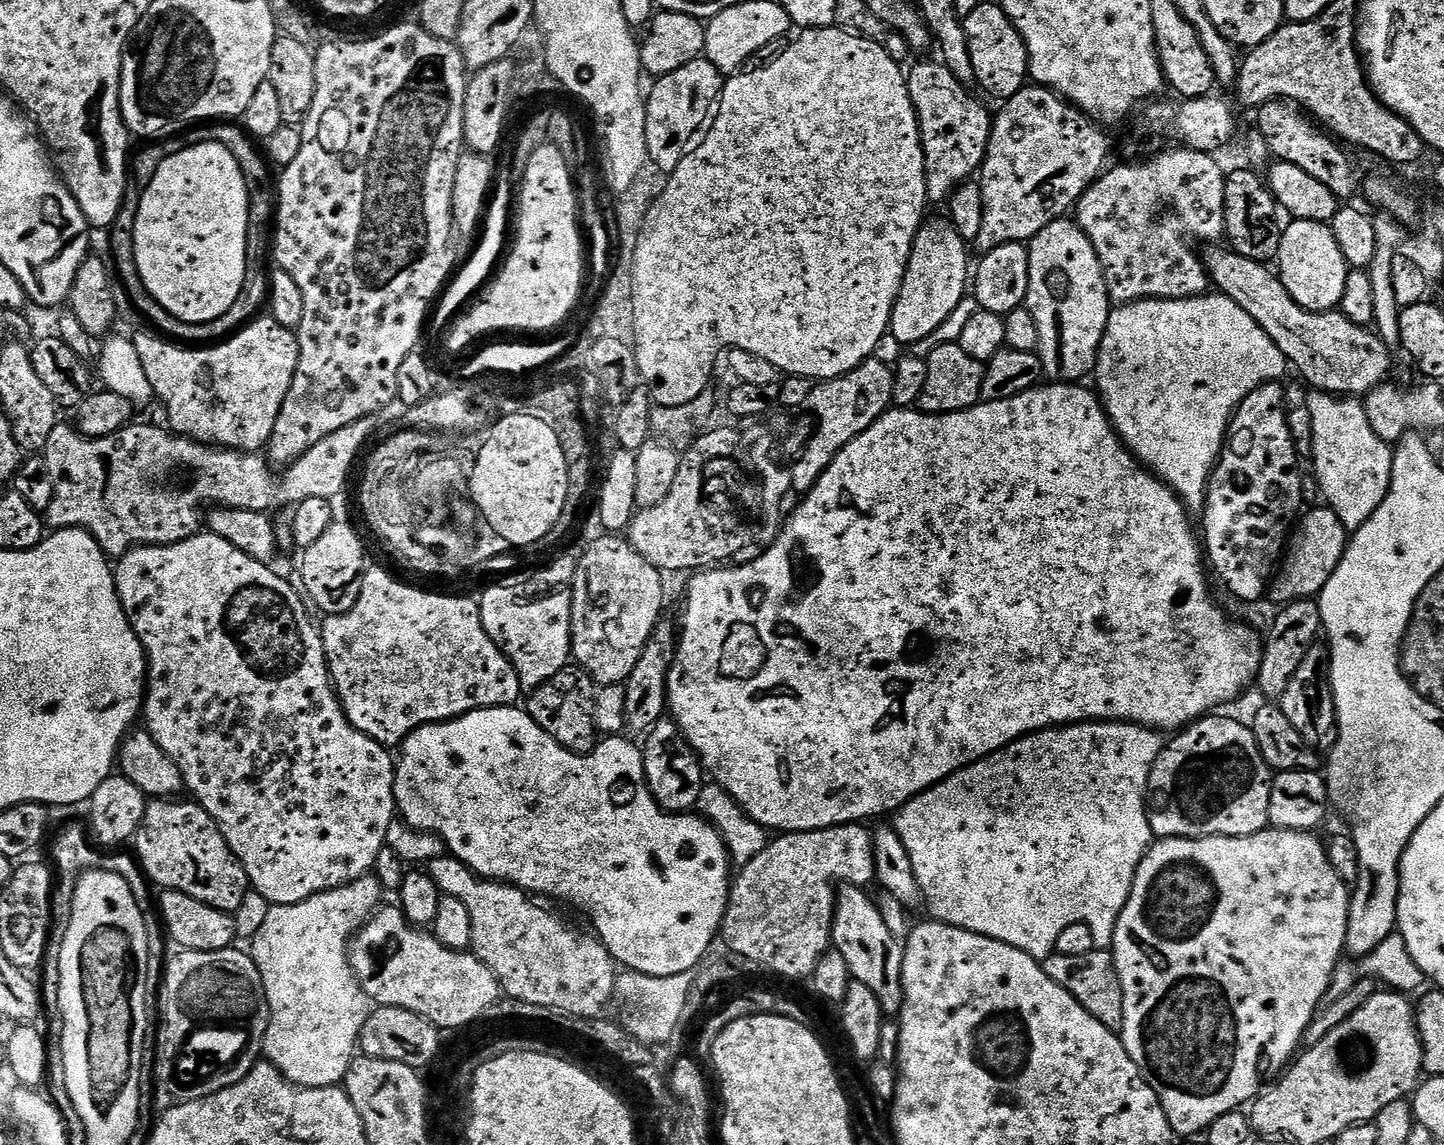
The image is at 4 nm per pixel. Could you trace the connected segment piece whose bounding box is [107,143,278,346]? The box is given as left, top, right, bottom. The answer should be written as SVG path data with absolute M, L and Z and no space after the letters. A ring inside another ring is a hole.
M255 143L248 144L244 148L244 156L239 157L239 162L241 168L244 170L244 181L248 187L249 193L254 197L254 206L249 207L248 210L248 233L246 234L246 278L242 282L242 290L238 294L238 298L234 302L234 306L230 306L230 310L226 310L226 314L222 314L217 318L217 320L211 320L205 324L187 324L182 322L178 318L174 318L170 315L164 307L153 298L152 295L146 290L146 286L142 282L142 278L138 274L138 266L136 265L136 255L134 254L134 224L113 224L110 231L107 233L108 240L112 243L112 256L111 259L114 261L114 272L118 277L119 283L122 285L124 283L124 288L128 291L128 296L130 299L136 303L136 308L145 316L148 320L153 320L157 324L155 327L159 329L165 337L175 338L180 342L192 342L188 340L197 340L195 343L200 346L207 345L209 342L220 342L225 338L233 335L237 330L244 327L245 324L249 323L261 311L260 307L265 307L266 301L270 296L270 268L267 268L267 264L270 264L270 249L274 244L274 217L276 214L276 206L278 203L277 193L274 191L274 180L268 177L268 168L270 169L270 164L267 159L255 148L257 145Z

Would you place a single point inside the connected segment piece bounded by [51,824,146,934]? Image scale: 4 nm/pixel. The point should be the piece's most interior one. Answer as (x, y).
(71, 853)

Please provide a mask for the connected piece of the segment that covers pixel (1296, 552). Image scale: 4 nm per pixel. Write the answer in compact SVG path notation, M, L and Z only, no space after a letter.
M1321 506L1305 511L1285 549L1278 571L1270 581L1270 599L1276 606L1292 604L1295 600L1319 597L1328 579L1338 570L1338 562L1347 548L1348 529L1332 508Z

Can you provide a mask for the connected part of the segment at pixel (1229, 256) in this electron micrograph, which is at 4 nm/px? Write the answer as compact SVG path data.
M1208 246L1203 249L1202 259L1204 262L1204 268L1208 271L1209 281L1214 285L1215 291L1221 296L1230 298L1234 302L1238 302L1238 306L1242 306L1242 310L1246 310L1246 314L1250 314L1250 318L1254 318L1254 322L1258 322L1261 333L1265 337L1268 336L1272 339L1272 344L1293 364L1294 367L1300 371L1299 379L1303 381L1309 389L1315 390L1317 392L1326 392L1329 394L1335 394L1341 398L1363 398L1367 396L1370 390L1374 390L1378 385L1385 383L1389 379L1388 371L1392 368L1392 356L1393 353L1390 351L1387 344L1381 336L1376 335L1375 331L1371 327L1365 326L1363 324L1355 324L1350 322L1350 318L1346 318L1338 310L1333 310L1331 312L1311 312L1306 310L1302 306L1298 306L1298 302L1294 302L1294 298L1290 298L1290 290L1286 290L1286 286L1282 283L1279 275L1275 271L1272 272L1268 269L1269 265L1262 260L1255 260L1254 258L1242 258L1242 254L1232 251L1231 247L1223 246L1224 248L1216 248L1220 246Z

